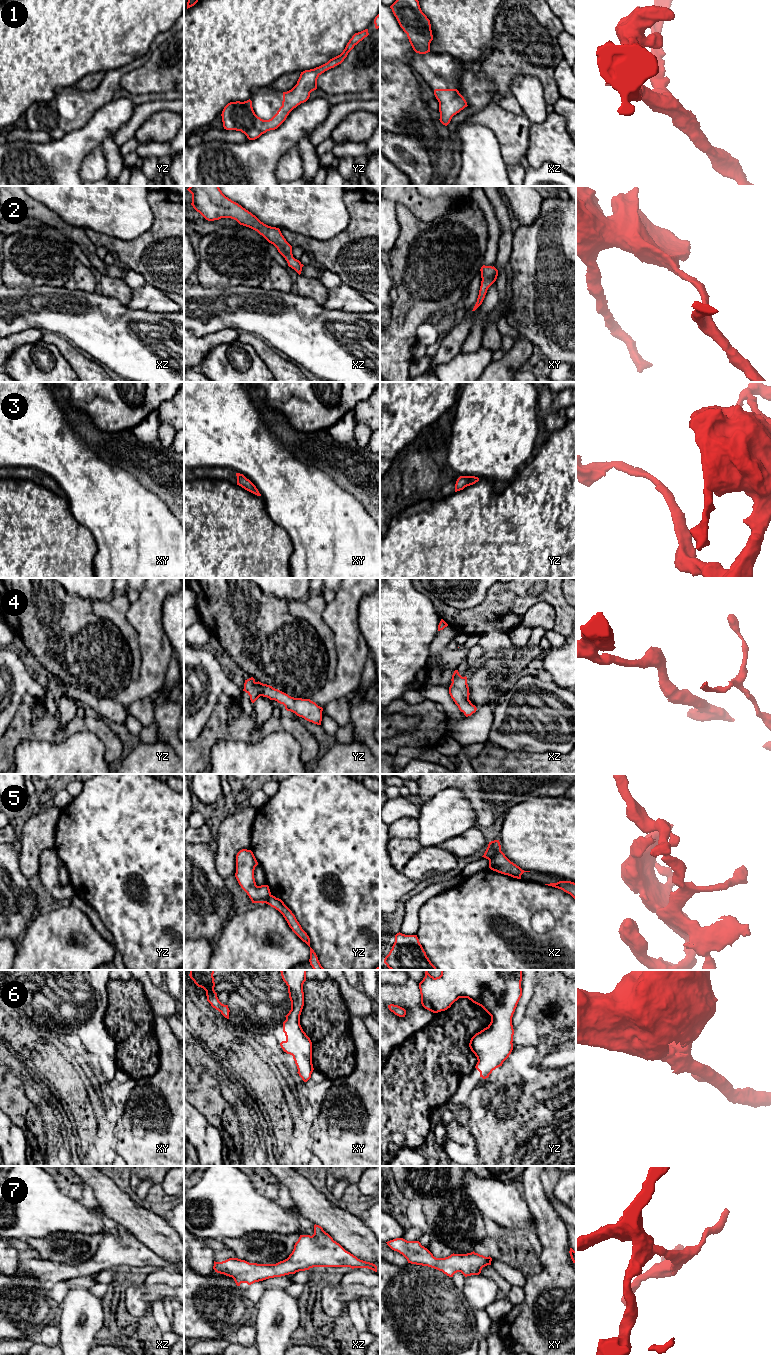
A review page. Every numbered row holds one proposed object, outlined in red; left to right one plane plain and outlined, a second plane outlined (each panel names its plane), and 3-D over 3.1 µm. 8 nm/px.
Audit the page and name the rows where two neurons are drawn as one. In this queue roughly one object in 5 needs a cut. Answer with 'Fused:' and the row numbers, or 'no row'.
Fused: 5

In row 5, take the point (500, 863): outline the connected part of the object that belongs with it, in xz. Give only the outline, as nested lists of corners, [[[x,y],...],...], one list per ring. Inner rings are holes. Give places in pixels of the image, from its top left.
[[[502,851],[489,860],[489,868],[498,873],[517,879],[521,879],[521,875],[524,872],[530,872],[522,870],[519,866],[511,862]]]

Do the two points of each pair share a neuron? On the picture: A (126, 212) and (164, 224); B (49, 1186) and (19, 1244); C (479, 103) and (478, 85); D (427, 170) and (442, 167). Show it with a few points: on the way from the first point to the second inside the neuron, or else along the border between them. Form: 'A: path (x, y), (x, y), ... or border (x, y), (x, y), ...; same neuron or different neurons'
A: border (147, 197), (153, 222), (146, 231), (136, 237); different neurons
B: border (10, 1238), (21, 1238), (24, 1240); different neurons
C: path (479, 99), (478, 89); same neuron
D: border (432, 160), (436, 173); different neurons

